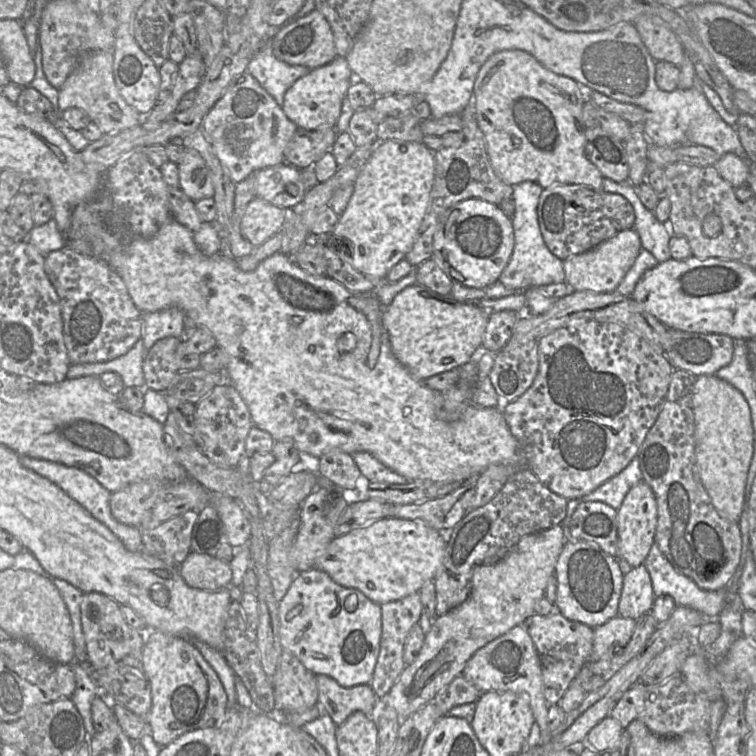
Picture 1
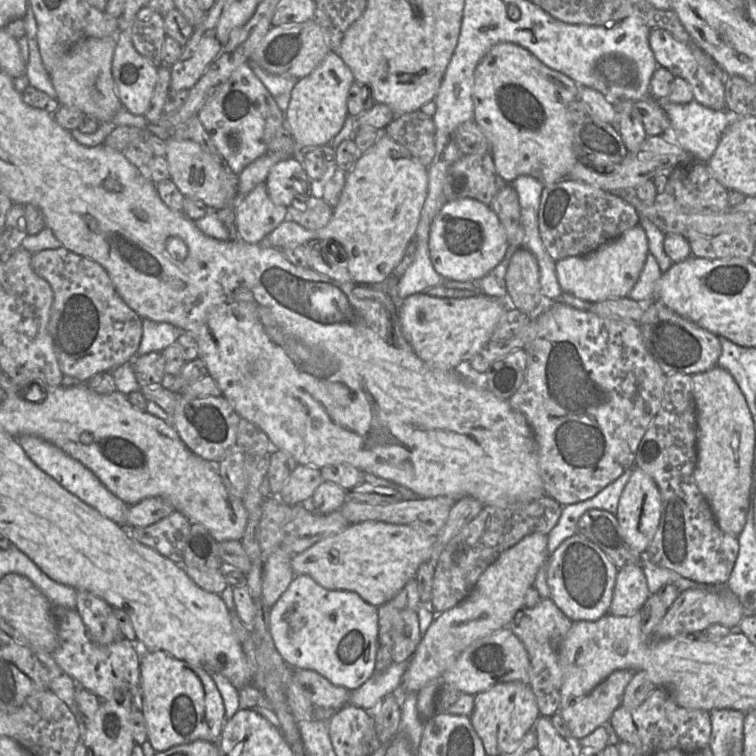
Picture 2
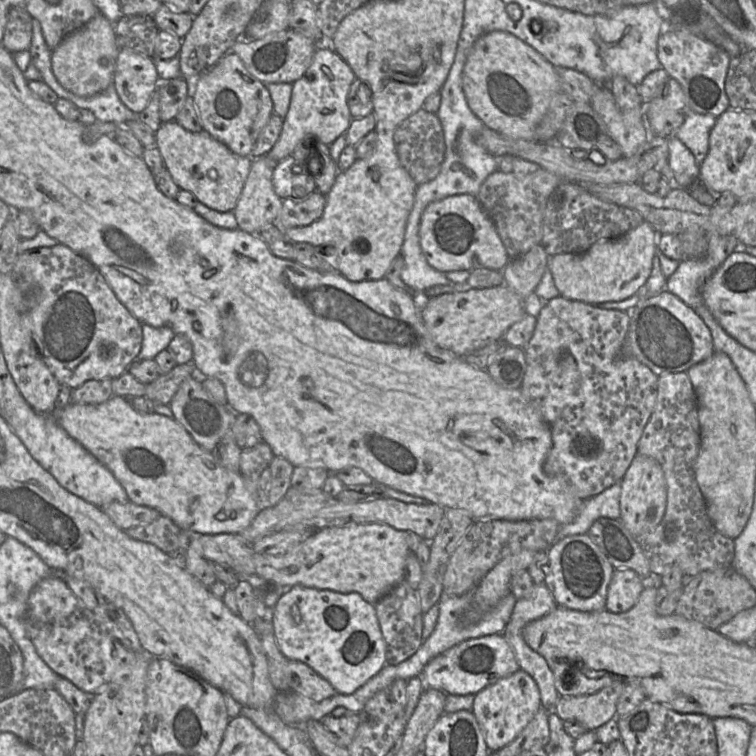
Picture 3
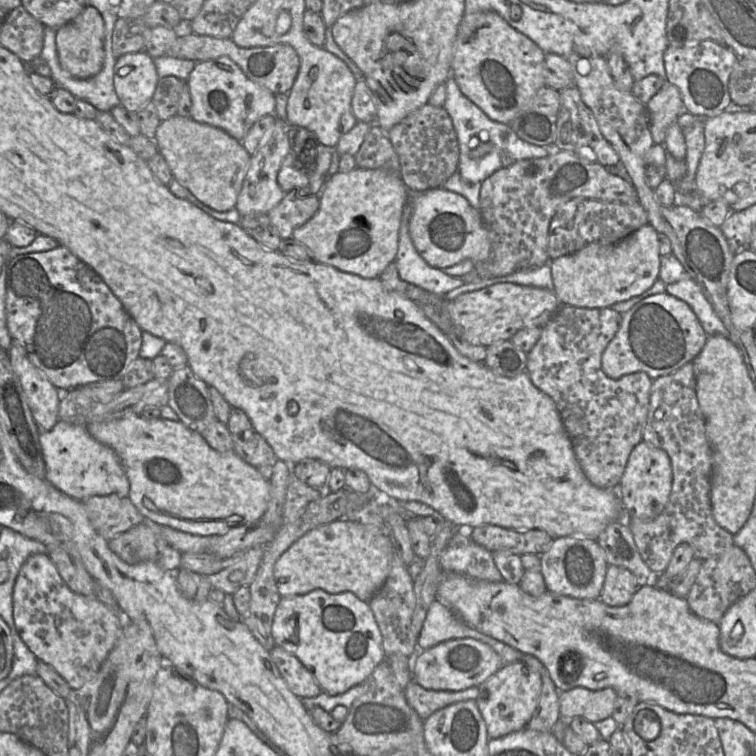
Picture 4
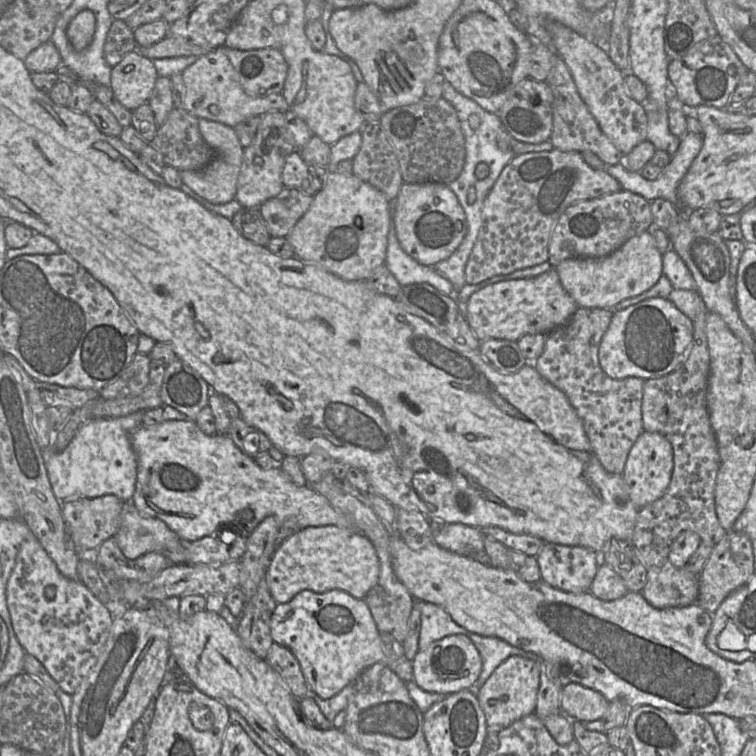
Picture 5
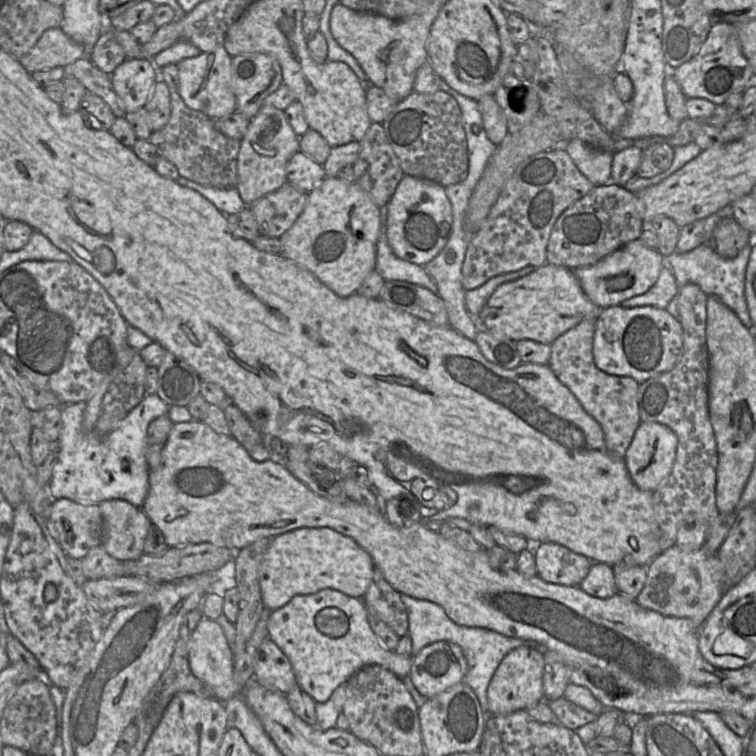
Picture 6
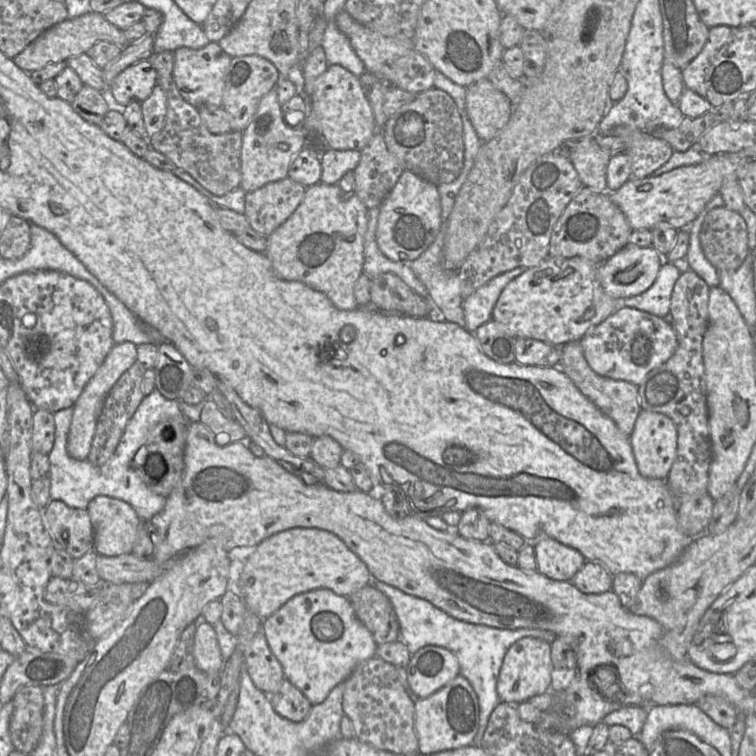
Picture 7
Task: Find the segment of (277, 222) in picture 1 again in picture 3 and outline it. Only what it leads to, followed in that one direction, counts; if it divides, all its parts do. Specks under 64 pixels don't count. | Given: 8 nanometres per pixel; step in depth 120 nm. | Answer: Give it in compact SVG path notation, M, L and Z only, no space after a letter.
M267 155L252 160L242 194L233 210L239 229L257 234L265 226L276 223L283 205L273 187L277 164Z

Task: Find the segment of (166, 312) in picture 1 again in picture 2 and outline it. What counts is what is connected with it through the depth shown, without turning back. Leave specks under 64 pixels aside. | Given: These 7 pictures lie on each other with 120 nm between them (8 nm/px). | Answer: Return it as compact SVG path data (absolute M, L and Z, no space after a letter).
M148 318L142 319L142 330L137 356L143 356L150 352L162 352L175 343L181 333L179 328L170 323L157 322Z

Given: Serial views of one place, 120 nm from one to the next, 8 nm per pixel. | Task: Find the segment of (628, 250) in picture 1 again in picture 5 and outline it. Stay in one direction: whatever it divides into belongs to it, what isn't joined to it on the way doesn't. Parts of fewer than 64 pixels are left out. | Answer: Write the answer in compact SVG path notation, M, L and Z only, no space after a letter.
M644 231L605 257L565 259L555 270L562 287L578 307L613 310L621 301L649 290L658 282L663 274L662 255L651 233Z

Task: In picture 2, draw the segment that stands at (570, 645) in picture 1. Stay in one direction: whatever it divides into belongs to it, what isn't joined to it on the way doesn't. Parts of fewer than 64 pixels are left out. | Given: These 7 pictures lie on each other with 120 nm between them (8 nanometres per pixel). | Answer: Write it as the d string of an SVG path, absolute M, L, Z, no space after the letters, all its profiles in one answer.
M550 598L541 599L533 608L521 608L508 625L527 651L530 661L529 685L536 697L540 716L551 718L560 710L562 670L558 650L572 625L573 621L566 617Z

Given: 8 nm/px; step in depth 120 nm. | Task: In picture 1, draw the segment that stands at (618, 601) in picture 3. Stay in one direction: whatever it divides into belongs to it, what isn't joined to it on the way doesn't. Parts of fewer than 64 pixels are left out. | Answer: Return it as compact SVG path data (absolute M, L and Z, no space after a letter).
M625 567L618 616L638 620L651 612L654 600L652 581L646 567Z

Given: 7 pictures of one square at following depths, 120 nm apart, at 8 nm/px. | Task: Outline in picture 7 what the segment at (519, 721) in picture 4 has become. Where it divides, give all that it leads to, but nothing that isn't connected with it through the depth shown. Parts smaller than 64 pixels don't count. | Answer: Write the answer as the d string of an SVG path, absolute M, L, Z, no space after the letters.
M524 637L507 650L497 679L496 690L500 701L518 705L532 697L550 691L550 644L544 640Z

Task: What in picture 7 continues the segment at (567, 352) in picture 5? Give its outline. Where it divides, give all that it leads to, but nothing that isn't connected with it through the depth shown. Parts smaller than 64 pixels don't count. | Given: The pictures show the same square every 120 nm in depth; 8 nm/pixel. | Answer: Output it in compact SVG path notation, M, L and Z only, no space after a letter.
M572 341L561 347L558 367L578 390L602 413L608 416L625 435L630 435L640 413L638 387L630 382L614 380L595 373L588 365L580 341Z

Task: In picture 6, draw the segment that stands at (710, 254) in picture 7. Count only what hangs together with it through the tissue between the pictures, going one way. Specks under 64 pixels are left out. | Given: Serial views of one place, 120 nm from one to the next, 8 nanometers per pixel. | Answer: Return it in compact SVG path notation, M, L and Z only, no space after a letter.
M723 218L711 234L709 246L724 259L733 259L748 245L750 233L733 218Z

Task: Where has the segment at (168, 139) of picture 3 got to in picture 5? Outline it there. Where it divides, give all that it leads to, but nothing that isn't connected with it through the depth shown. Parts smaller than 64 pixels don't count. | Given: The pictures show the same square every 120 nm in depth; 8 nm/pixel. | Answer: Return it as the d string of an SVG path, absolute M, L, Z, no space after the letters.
M198 118L198 126L205 142L215 151L215 157L203 169L179 171L180 177L184 185L205 200L213 204L225 204L236 197L244 148L233 127L204 118Z

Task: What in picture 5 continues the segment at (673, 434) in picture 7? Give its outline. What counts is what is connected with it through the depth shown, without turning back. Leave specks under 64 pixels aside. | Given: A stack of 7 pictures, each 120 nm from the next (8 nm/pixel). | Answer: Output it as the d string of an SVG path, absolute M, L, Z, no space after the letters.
M642 431L628 453L622 473L632 503L642 508L659 499L667 490L673 471L673 450L670 442L658 433Z

